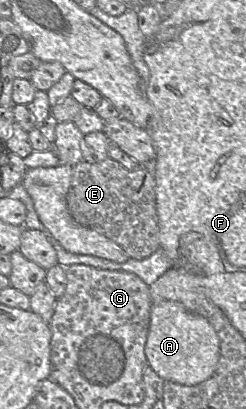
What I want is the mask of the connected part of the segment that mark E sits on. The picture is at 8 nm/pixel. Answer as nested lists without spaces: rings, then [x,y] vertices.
[[[111,158],[98,163],[80,162],[73,166],[66,201],[77,223],[121,246],[129,258],[143,260],[160,247],[155,179],[145,169],[129,171]]]

